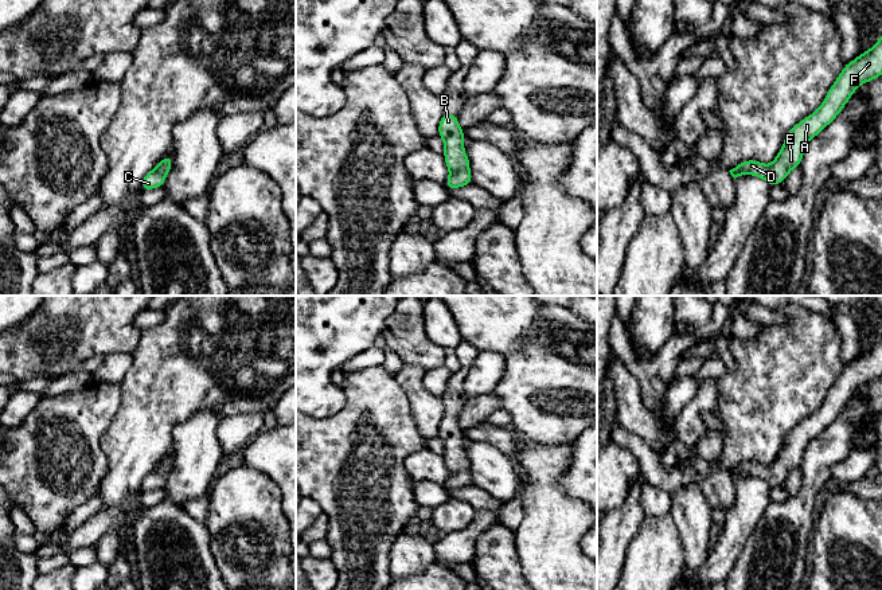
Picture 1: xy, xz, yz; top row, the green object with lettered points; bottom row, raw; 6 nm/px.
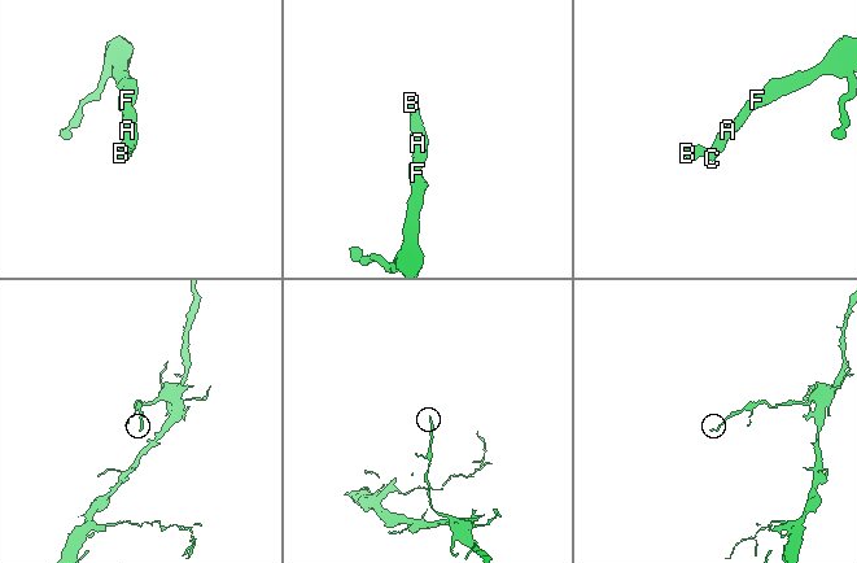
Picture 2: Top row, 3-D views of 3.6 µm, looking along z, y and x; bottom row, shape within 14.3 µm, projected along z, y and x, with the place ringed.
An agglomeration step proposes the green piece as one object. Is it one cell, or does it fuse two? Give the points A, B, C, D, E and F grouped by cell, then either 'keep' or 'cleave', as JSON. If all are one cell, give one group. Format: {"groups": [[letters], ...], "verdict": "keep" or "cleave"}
{"groups": [["A", "B", "C", "D", "E", "F"]], "verdict": "keep"}

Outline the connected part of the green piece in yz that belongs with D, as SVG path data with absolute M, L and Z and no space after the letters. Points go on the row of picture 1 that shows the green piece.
M882 35L870 50L844 65L820 108L787 133L784 145L770 165L746 160L730 169L730 175L734 179L742 175L758 176L770 187L783 183L788 173L800 165L808 141L838 117L860 85L877 79L879 75L882 75Z

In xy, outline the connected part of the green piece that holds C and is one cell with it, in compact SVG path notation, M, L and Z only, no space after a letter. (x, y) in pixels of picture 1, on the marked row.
M172 155L161 159L159 164L144 176L141 189L148 191L164 185L165 176L172 168L172 160Z

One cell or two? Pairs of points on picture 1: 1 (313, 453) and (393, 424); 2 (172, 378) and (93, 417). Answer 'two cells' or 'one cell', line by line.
1: one cell
2: two cells

